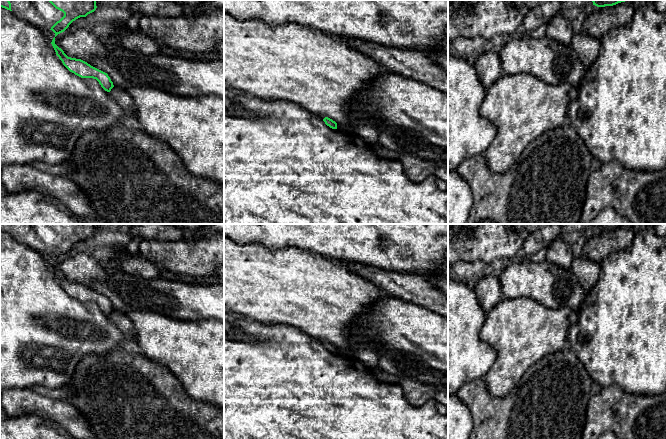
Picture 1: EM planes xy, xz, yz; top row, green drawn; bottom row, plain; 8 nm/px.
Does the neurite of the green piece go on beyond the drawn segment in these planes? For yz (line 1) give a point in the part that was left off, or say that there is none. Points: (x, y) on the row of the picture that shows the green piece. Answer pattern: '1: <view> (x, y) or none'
1: none

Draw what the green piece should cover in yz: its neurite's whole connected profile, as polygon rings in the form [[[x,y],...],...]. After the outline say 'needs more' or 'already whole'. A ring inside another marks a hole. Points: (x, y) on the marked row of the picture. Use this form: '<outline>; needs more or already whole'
[[[592,0],[593,5],[597,7],[613,6],[625,1],[631,1],[631,0]]]; already whole

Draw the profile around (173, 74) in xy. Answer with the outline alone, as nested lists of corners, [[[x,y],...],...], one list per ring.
[[[80,28],[74,32],[62,32],[55,37],[55,44],[71,58],[81,59],[91,66],[105,72],[113,82],[114,87],[129,89],[132,87],[151,87],[177,96],[195,97],[215,95],[224,98],[224,59],[214,61],[202,61],[198,59],[185,59],[179,53],[171,56],[165,53],[145,55],[140,52],[125,48],[109,48],[103,39],[86,28]]]

